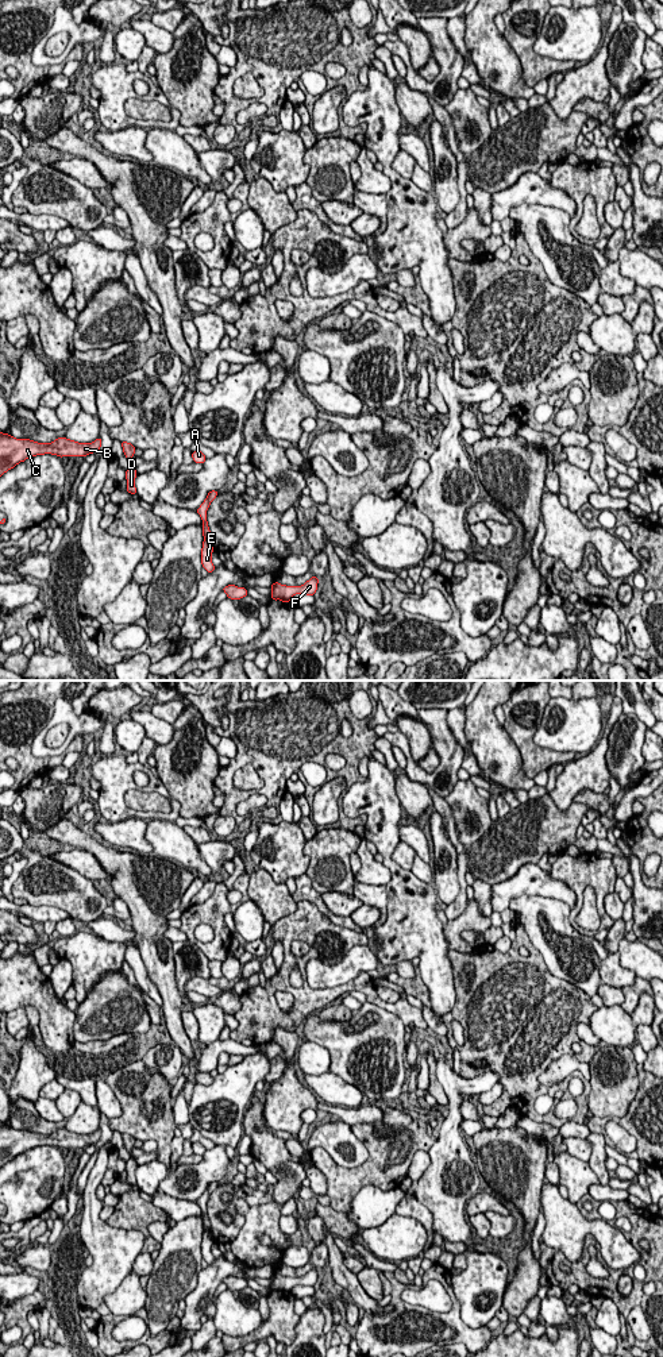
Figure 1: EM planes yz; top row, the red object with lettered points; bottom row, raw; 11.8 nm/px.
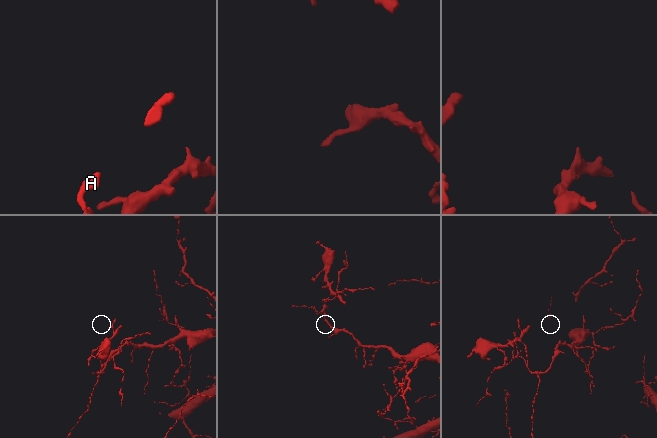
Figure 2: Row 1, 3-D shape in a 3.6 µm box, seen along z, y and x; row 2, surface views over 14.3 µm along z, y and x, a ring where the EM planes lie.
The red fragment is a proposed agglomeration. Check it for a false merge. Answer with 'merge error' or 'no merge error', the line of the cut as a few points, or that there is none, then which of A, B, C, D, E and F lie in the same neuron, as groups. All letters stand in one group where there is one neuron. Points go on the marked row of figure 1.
merge error; cut yz (204, 538), (209, 539); groups A B C D / E F

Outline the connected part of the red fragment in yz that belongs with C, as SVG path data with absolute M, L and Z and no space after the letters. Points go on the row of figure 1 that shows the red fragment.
M0 432L0 477L20 462L36 455L51 454L62 456L86 456L99 451L101 437L92 443L78 443L66 437L58 437L51 443L38 443L30 439L16 439Z

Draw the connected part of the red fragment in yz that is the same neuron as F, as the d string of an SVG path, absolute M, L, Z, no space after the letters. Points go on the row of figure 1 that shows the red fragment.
M312 577L301 586L286 586L278 582L274 582L270 587L273 590L271 600L281 600L282 602L290 602L294 594L307 594L313 595L317 590L319 578Z

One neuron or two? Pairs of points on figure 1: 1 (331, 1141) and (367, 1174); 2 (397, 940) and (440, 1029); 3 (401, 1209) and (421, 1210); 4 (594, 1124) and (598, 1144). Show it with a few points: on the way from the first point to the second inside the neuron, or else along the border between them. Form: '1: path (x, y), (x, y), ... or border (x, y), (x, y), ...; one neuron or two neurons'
1: border (328, 1153), (347, 1168), (359, 1167), (369, 1157); two neurons
2: border (430, 1009), (442, 1022); two neurons
3: path (407, 1209), (416, 1210); one neuron
4: border (592, 1132), (600, 1133), (606, 1144); two neurons

